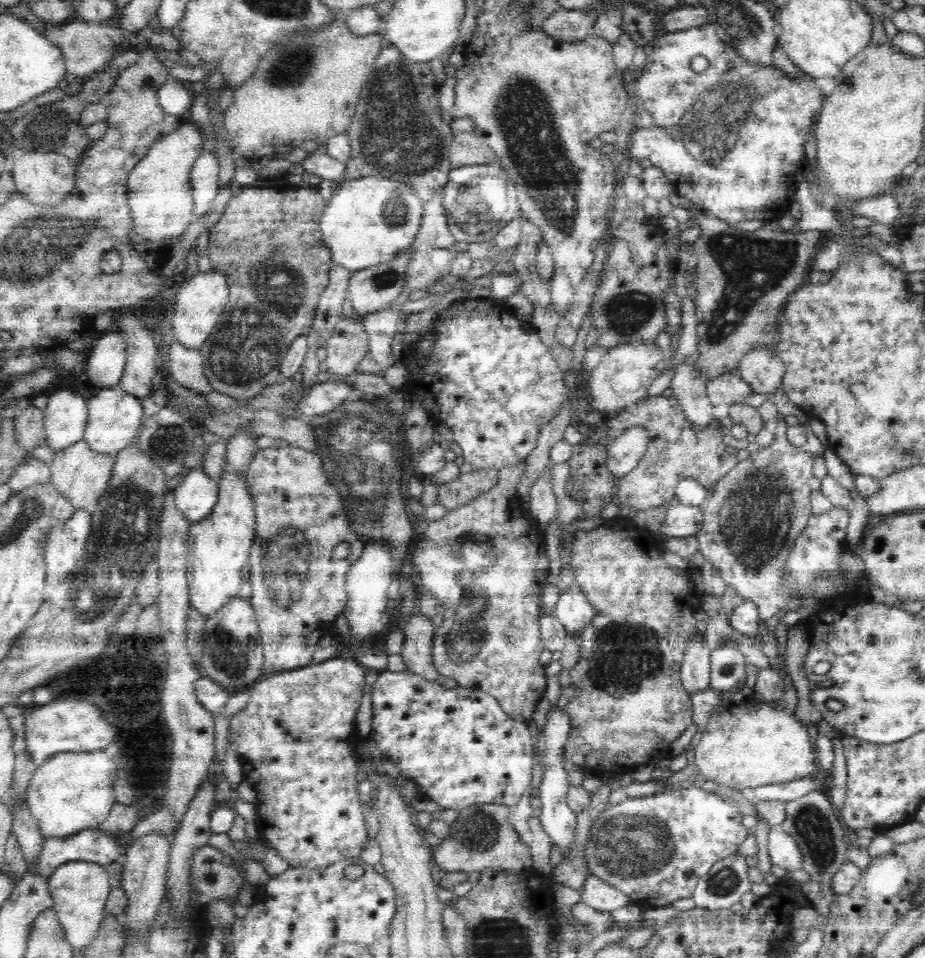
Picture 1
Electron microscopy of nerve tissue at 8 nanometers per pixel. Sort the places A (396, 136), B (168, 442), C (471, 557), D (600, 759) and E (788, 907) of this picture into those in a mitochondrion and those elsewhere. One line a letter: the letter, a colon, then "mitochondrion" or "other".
A: mitochondrion
B: mitochondrion
C: mitochondrion
D: other
E: other

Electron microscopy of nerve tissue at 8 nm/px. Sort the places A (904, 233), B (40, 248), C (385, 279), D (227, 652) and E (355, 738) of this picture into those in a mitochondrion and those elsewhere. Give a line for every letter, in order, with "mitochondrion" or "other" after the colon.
A: other
B: mitochondrion
C: mitochondrion
D: mitochondrion
E: other

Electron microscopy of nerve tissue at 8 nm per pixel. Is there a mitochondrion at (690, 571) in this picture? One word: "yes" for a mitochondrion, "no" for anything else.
no

